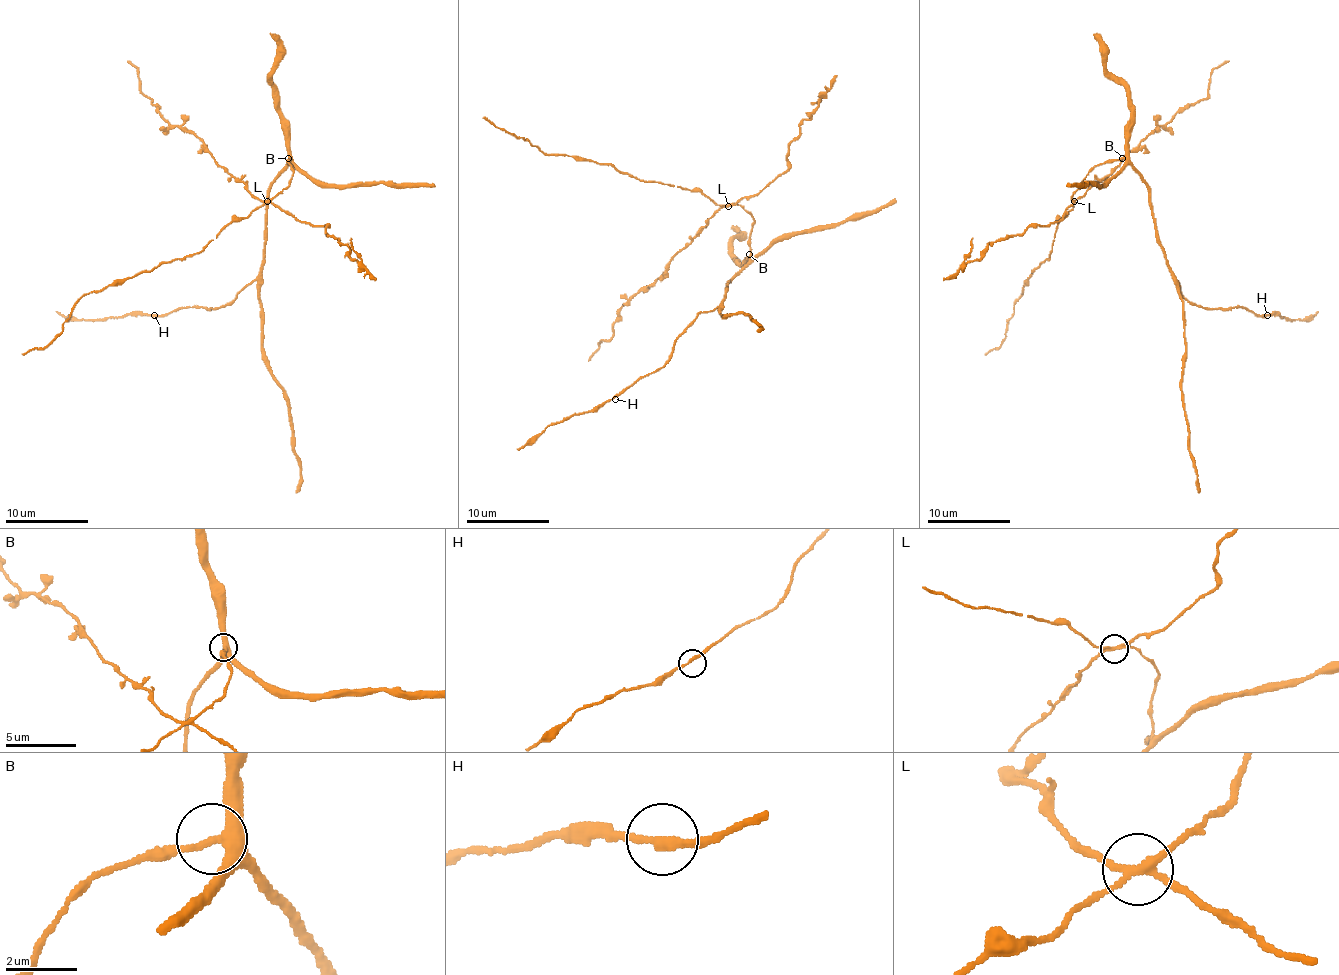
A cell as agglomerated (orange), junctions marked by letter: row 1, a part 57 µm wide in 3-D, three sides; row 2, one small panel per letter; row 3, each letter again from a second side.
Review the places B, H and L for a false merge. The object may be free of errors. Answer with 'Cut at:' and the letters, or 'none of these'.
Cut at: L

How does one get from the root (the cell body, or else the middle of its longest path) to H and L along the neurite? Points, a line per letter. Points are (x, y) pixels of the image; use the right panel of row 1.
H: (1124, 162), (1149, 191), (1155, 236), (1180, 292), (1190, 302), (1207, 309), (1242, 306), (1256, 315), (1267, 315)
L: (1124, 162), (1116, 160), (1097, 164), (1072, 195), (1074, 201)

